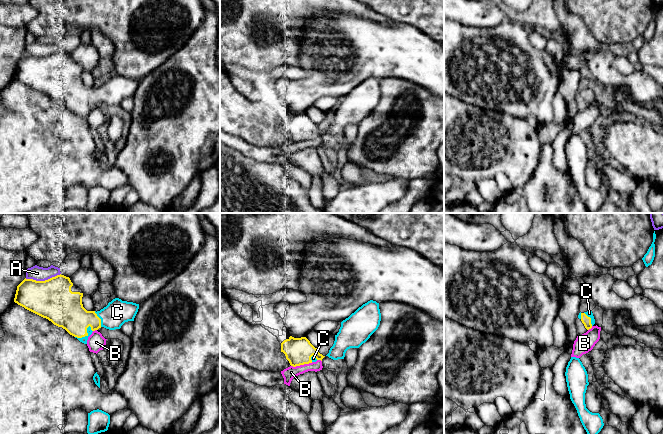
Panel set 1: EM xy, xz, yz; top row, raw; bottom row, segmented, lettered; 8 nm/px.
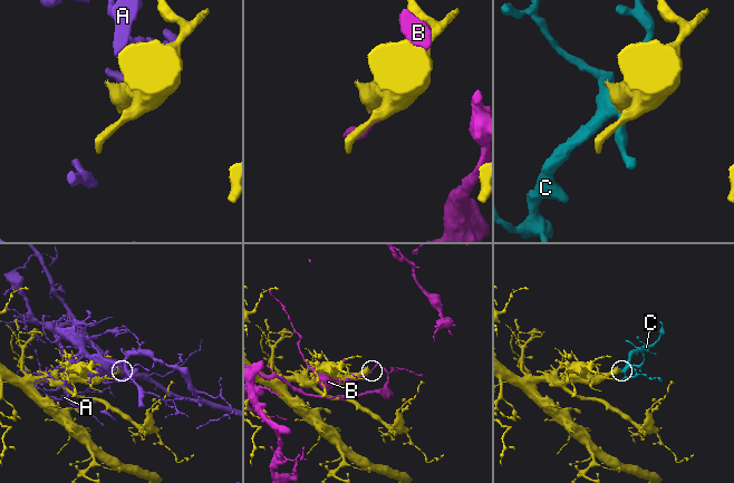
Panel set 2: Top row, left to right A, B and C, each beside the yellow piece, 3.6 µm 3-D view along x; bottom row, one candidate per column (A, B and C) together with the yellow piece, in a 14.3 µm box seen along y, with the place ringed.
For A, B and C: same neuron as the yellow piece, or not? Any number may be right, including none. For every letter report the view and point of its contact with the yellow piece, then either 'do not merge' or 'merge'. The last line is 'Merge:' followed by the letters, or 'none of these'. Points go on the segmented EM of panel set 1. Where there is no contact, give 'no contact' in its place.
A: contact xy (42, 281); do not merge
B: contact xz (301, 364); do not merge
C: contact xy (86, 335); merge
Merge: C

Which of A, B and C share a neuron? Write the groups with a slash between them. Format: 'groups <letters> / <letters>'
groups A / B / C

